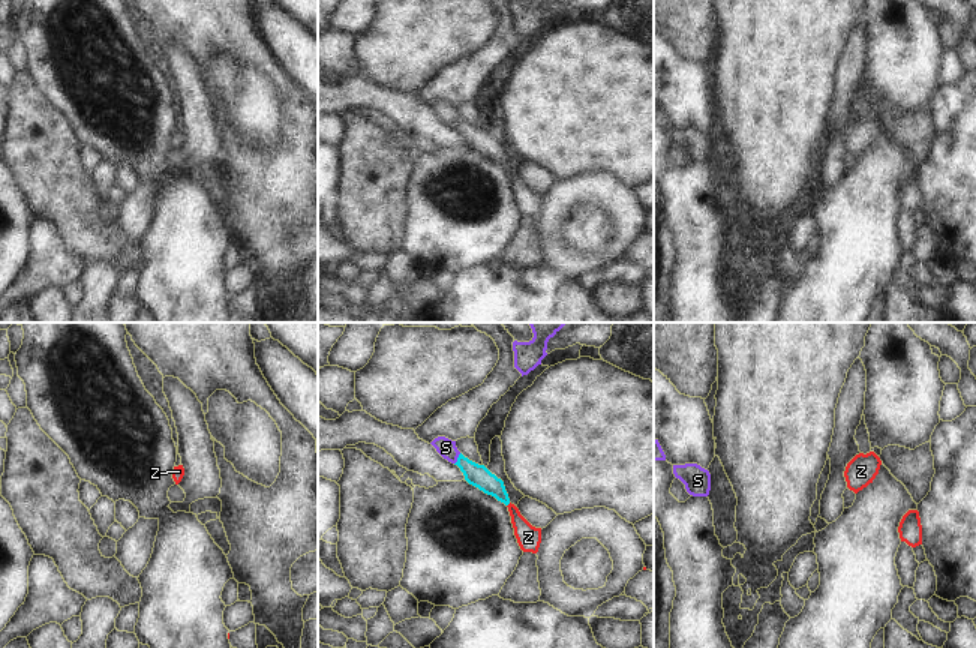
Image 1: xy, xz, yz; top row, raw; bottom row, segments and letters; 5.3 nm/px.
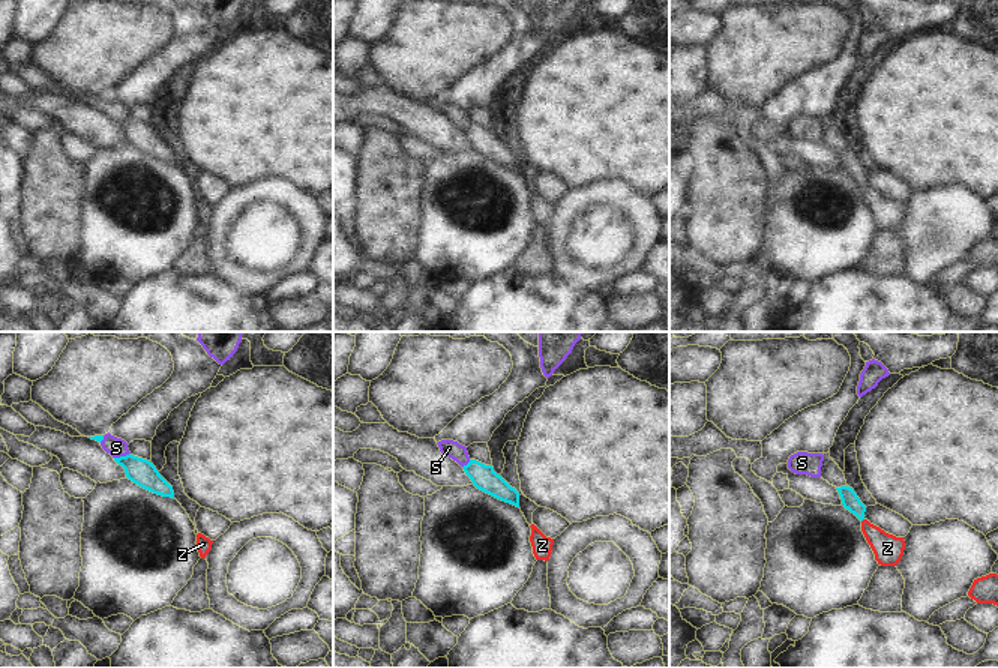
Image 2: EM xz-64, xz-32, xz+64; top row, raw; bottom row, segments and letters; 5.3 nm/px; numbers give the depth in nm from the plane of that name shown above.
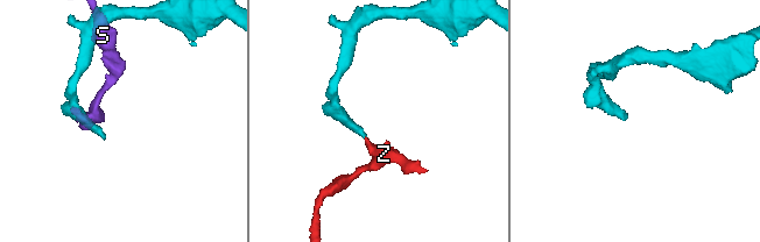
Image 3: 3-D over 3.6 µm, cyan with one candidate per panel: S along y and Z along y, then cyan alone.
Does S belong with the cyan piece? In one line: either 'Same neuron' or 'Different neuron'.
Different neuron.

